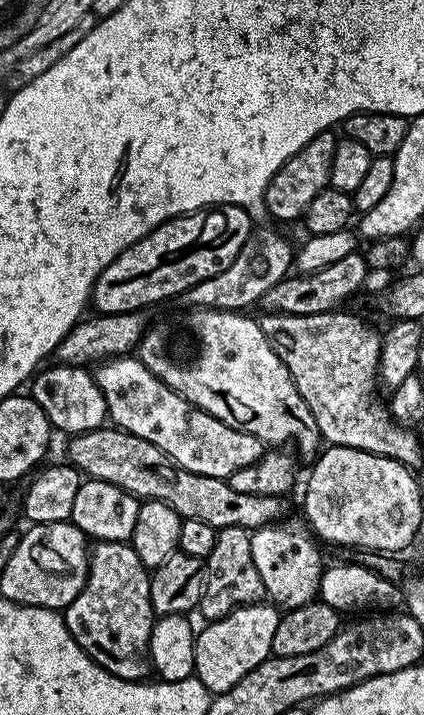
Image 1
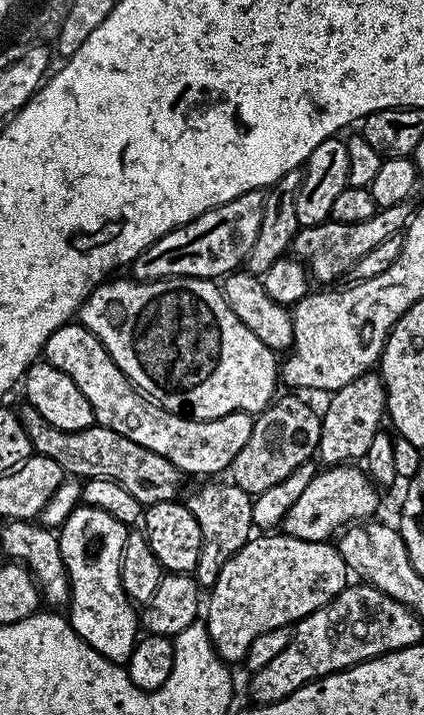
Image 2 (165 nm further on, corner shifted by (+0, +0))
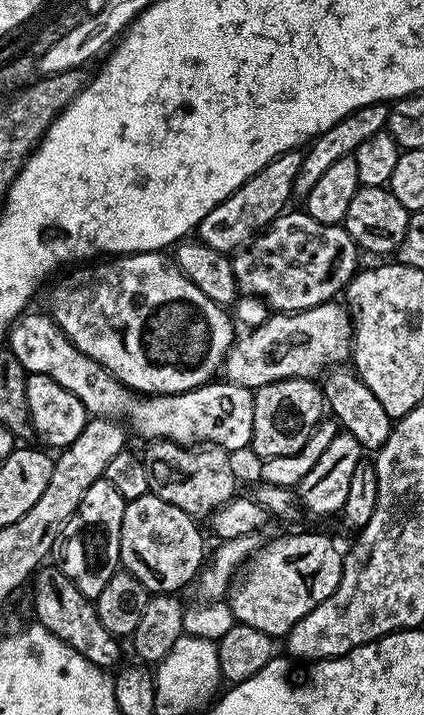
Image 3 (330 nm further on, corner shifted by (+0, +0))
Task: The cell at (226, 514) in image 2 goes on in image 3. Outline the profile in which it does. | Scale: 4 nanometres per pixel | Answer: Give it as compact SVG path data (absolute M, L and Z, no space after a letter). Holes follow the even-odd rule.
M153 440L147 447L142 452L142 459L146 466L146 479L150 482L148 491L151 495L162 498L162 502L178 506L193 518L208 518L237 495L233 457L217 444L189 446L169 440Z

